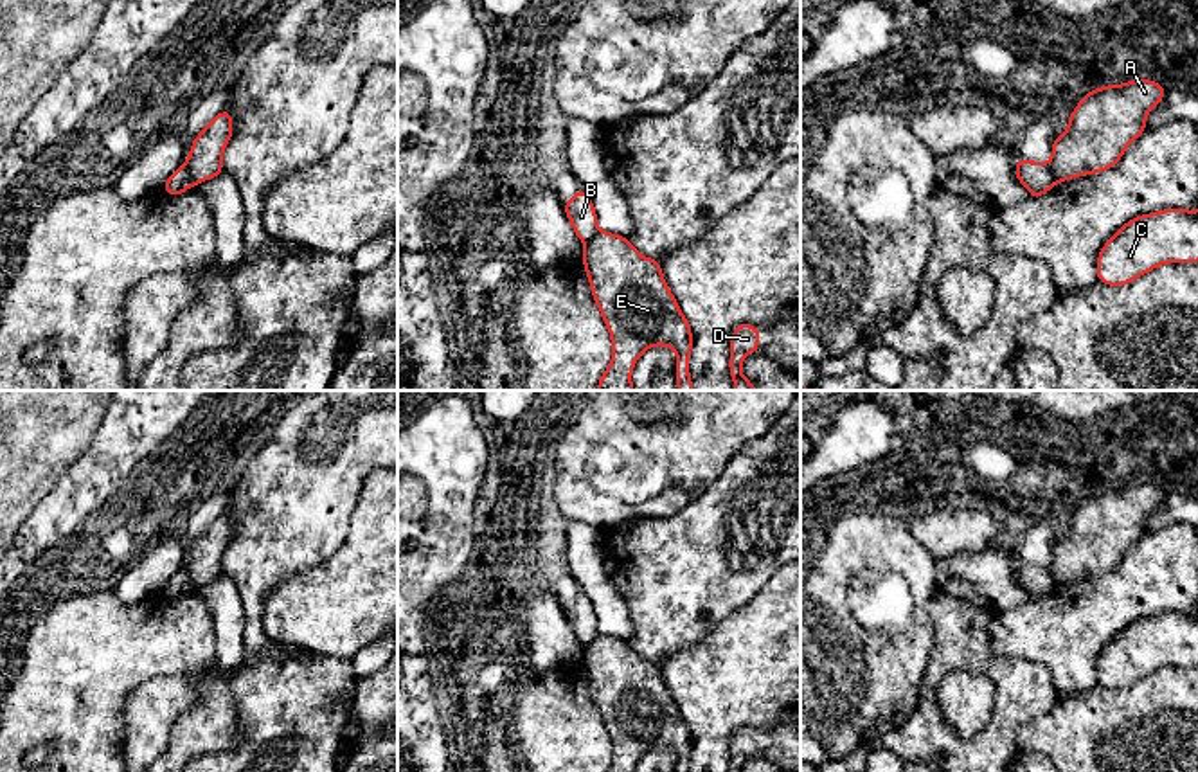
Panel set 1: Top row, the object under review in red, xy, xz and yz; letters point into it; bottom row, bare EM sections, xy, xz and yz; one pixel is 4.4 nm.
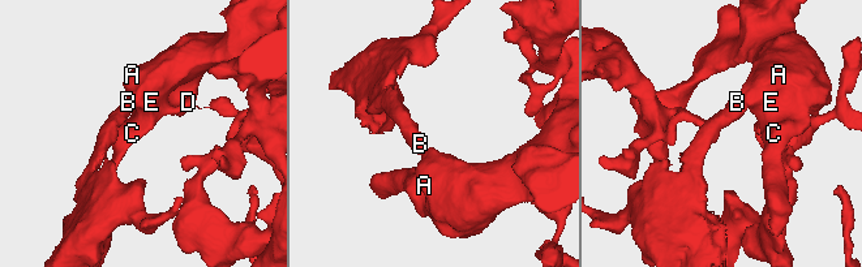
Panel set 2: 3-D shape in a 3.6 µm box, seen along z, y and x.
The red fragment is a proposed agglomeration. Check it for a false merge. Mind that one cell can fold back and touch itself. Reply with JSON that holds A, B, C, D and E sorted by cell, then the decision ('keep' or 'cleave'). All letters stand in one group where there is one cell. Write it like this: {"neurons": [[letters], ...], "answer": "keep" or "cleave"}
{"neurons": [["A", "C", "D", "E"], ["B"]], "answer": "cleave"}

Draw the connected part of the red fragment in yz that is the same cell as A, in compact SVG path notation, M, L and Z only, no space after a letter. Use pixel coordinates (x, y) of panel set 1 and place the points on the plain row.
M1151 482L1101 489L1079 502L1068 531L1052 545L1049 572L1058 585L1112 572L1146 534L1146 520L1167 491Z

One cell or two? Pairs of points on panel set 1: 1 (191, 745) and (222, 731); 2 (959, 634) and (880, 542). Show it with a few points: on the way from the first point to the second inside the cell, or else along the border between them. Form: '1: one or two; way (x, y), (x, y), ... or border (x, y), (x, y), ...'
1: one; way (198, 738), (205, 731), (214, 731)
2: two; border (936, 587), (929, 603), (932, 641)

